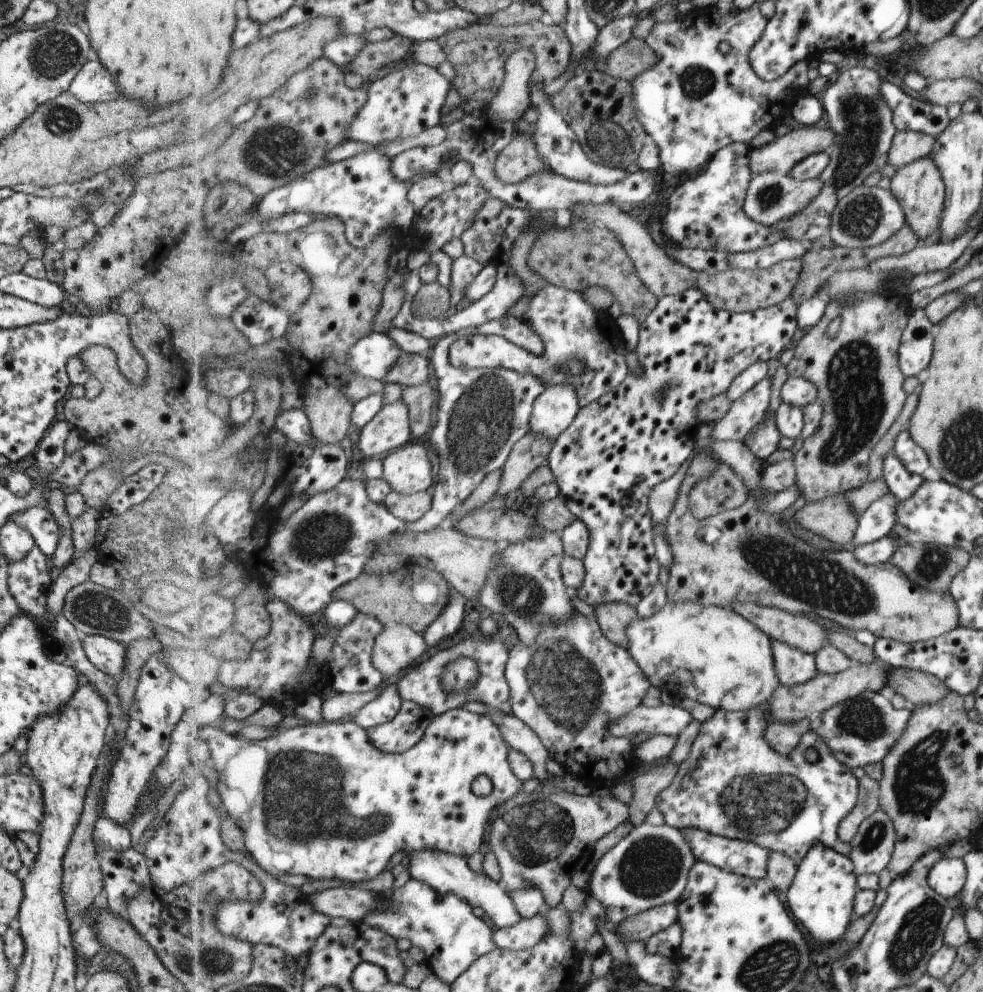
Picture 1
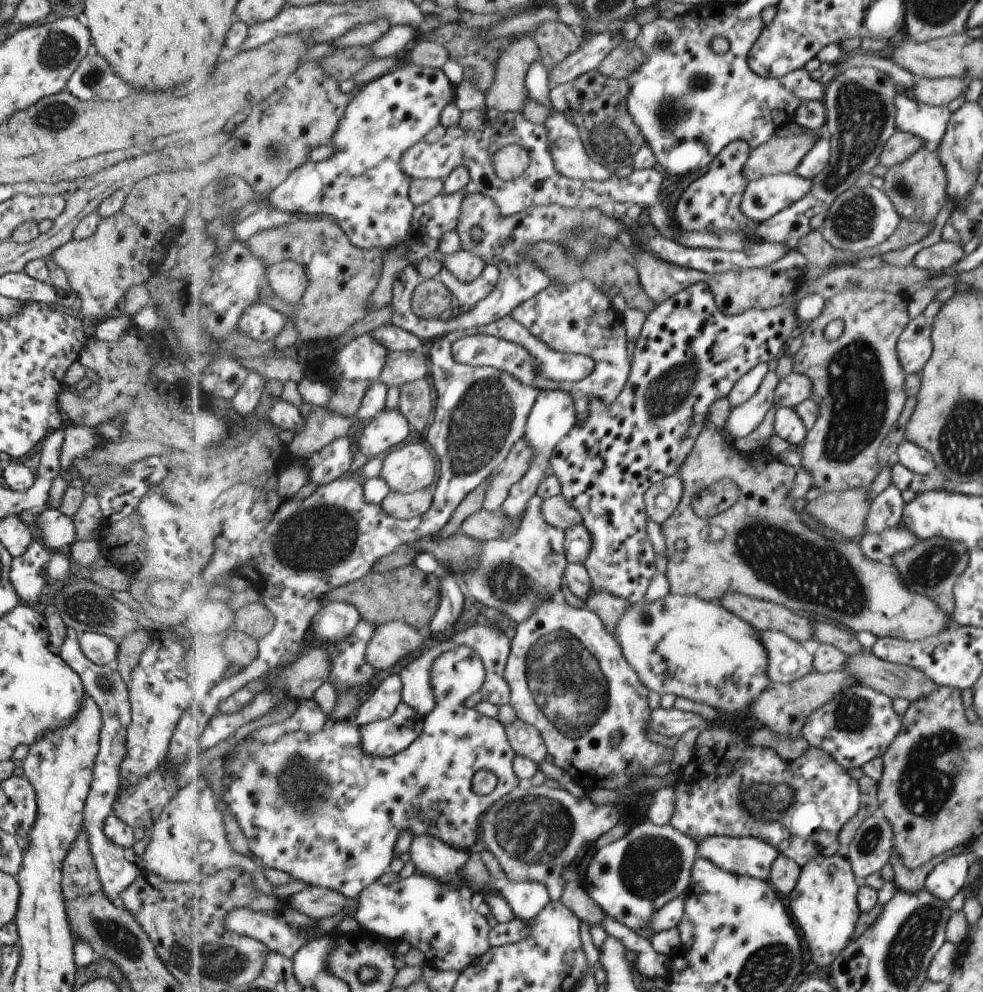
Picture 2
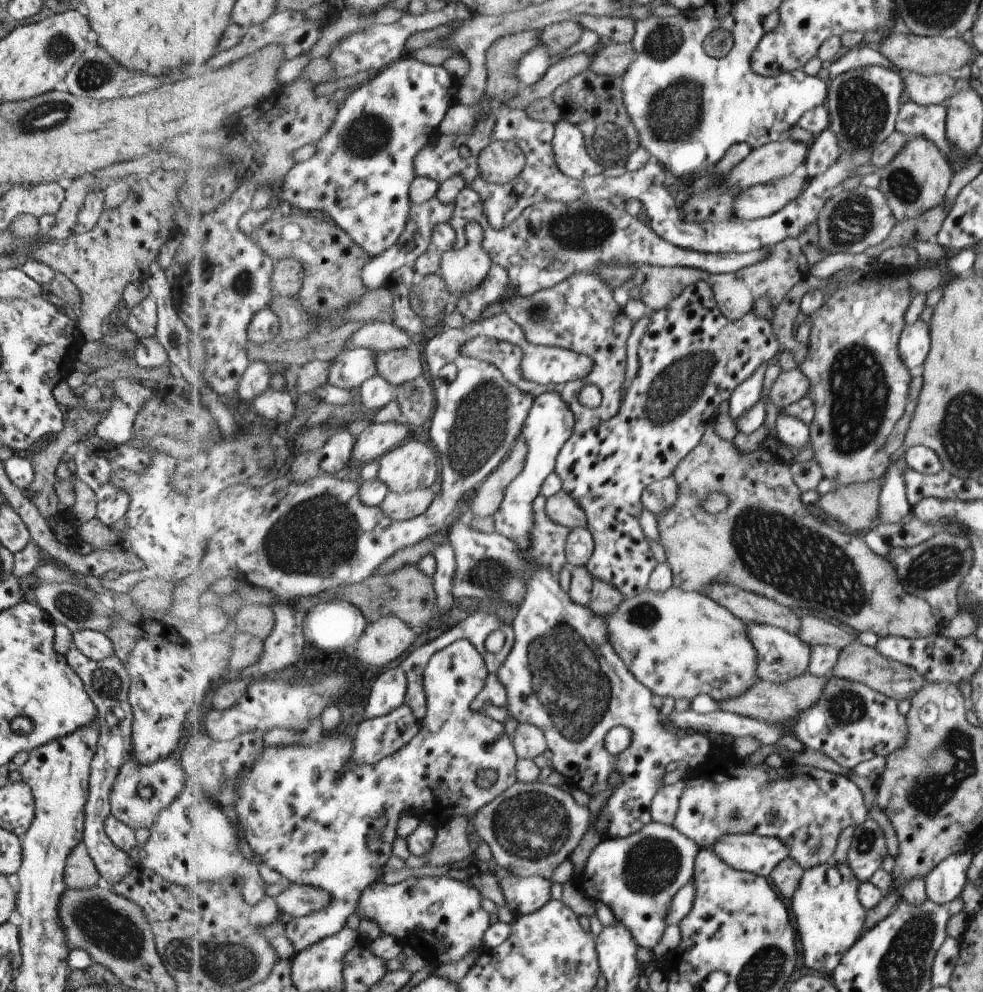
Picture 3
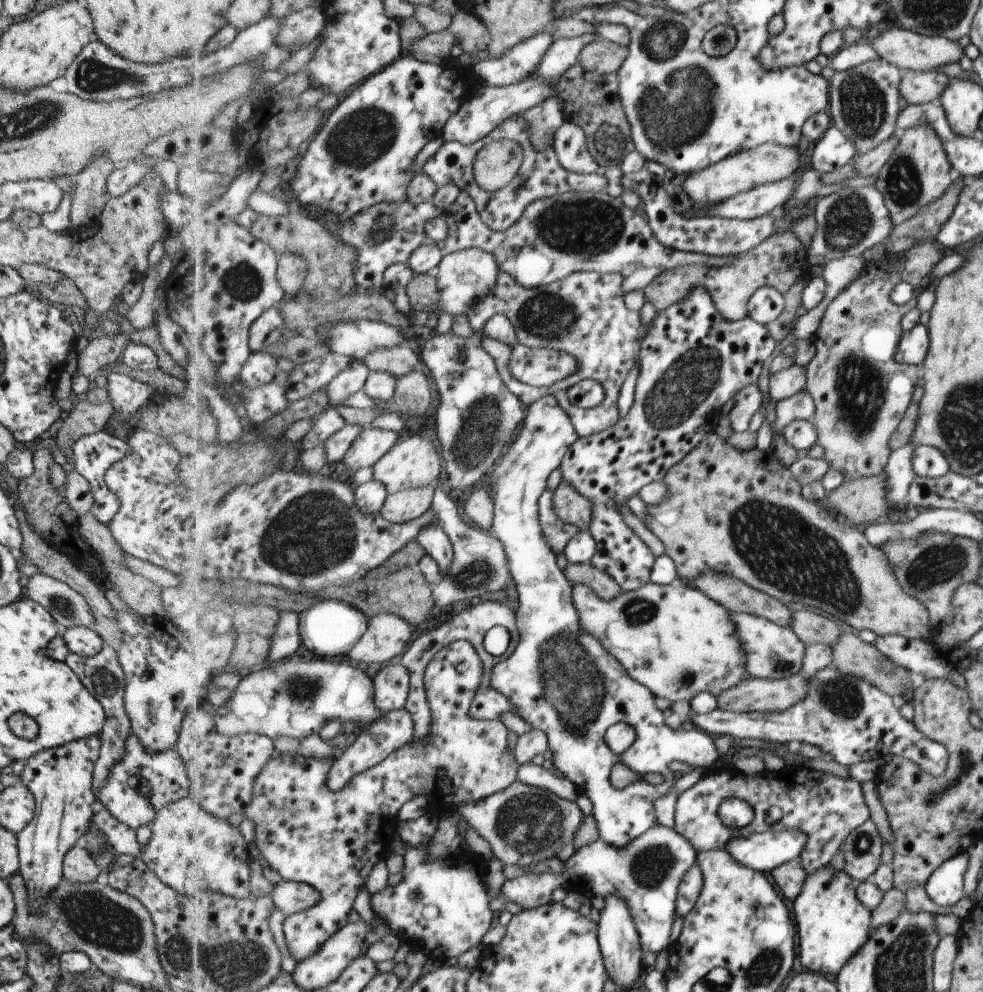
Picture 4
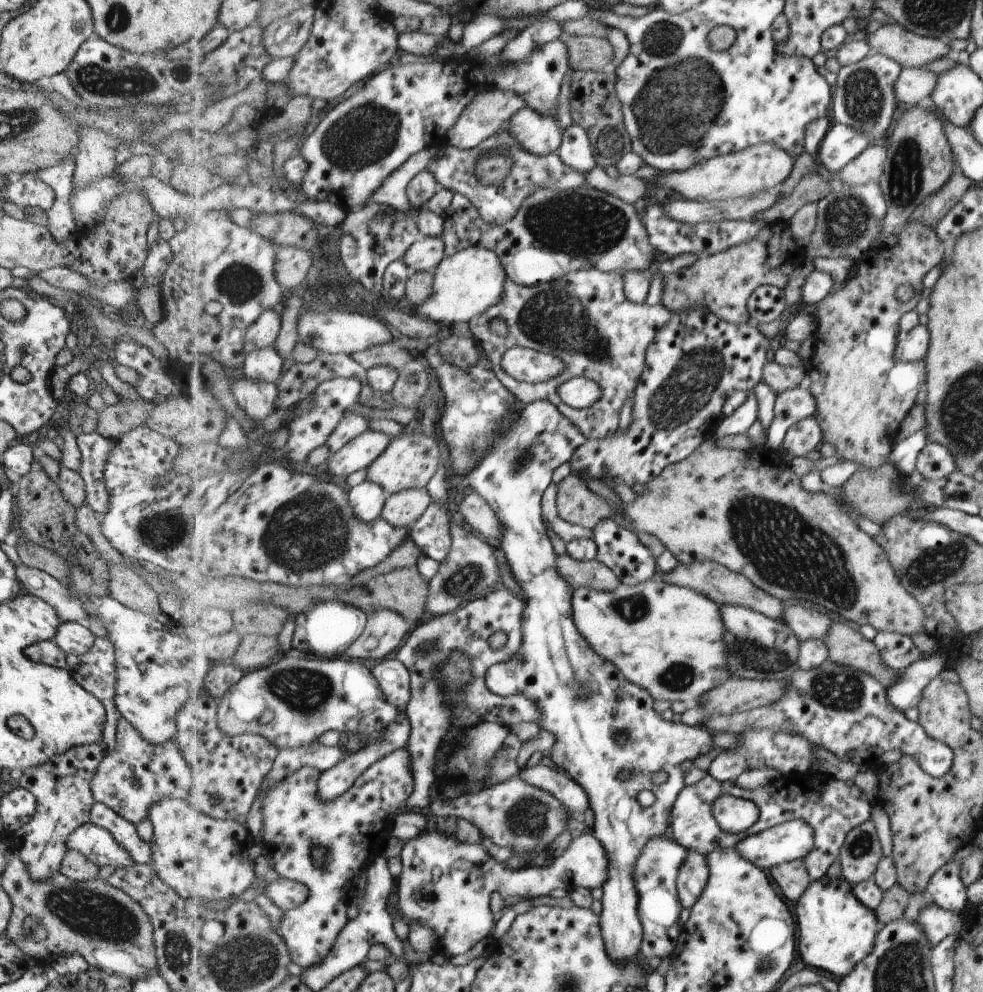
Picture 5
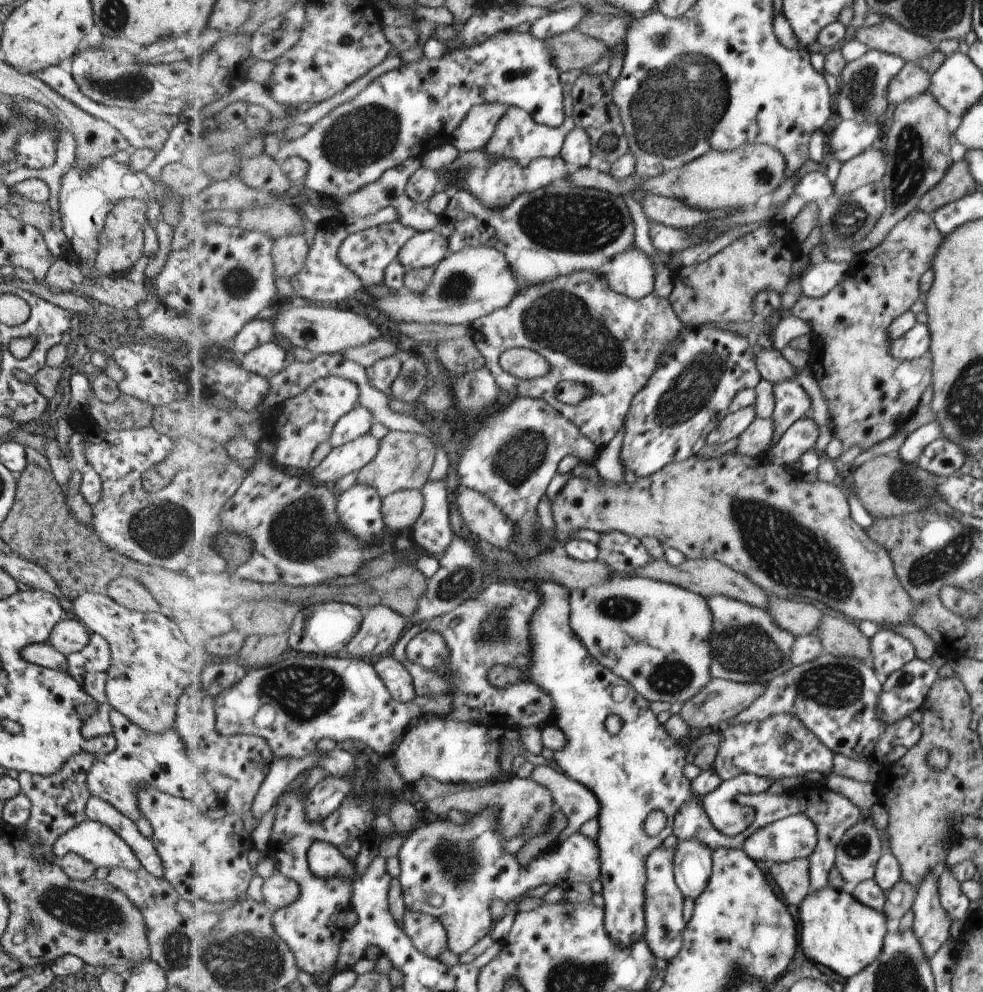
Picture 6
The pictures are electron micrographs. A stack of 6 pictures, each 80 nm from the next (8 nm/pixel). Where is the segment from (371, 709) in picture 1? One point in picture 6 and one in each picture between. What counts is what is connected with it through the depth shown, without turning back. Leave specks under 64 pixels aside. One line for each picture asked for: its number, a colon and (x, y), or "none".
2: (388, 696)
3: (389, 692)
4: (392, 683)
5: (394, 677)
6: (398, 679)

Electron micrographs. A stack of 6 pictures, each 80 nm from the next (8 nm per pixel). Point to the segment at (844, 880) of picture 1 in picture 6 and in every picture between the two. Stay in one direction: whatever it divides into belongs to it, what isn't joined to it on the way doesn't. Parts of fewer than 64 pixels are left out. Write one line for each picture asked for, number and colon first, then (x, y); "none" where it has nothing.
2: (825, 905)
3: (830, 919)
4: (832, 922)
5: (837, 931)
6: (840, 933)

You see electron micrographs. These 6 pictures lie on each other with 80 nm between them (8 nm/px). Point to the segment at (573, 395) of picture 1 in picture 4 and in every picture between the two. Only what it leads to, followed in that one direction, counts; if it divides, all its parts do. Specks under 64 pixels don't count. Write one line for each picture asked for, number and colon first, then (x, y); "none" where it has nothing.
2: (554, 416)
3: (551, 423)
4: (562, 680)

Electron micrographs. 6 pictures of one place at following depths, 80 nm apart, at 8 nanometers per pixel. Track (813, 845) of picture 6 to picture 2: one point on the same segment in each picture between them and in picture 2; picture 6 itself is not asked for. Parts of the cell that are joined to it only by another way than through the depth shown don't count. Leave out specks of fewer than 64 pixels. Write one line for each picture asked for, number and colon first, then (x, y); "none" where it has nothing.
2: (748, 856)
3: (753, 853)
4: (763, 852)
5: (793, 840)

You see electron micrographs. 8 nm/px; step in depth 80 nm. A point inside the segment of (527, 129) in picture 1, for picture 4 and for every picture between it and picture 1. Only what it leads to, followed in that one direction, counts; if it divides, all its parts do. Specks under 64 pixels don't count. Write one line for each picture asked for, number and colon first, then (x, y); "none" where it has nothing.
2: (511, 162)
3: (502, 161)
4: (496, 165)

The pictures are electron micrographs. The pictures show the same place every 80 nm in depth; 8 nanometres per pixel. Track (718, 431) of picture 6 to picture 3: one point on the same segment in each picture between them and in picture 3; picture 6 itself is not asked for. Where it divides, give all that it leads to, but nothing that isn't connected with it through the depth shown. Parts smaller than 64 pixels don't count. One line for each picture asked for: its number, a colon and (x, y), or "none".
3: (747, 394)
4: (748, 401)
5: (742, 419)

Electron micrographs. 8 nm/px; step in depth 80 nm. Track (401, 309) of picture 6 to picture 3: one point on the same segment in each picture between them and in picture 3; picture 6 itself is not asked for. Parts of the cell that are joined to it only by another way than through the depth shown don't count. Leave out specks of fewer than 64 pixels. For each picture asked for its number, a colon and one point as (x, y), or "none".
3: (465, 269)
4: (464, 277)
5: (466, 284)

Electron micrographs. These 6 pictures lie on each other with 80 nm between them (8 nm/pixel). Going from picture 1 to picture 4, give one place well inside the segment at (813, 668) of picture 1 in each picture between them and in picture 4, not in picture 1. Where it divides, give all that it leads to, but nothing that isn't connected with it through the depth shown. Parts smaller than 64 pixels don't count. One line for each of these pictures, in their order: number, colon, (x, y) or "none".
2: (789, 660)
3: (783, 655)
4: (774, 652)

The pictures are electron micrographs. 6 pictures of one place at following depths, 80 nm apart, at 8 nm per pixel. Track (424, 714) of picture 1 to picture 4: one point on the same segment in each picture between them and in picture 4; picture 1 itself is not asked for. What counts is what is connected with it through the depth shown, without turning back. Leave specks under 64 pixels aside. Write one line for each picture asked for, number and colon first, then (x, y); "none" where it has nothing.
2: (385, 738)
3: (376, 739)
4: (373, 745)

